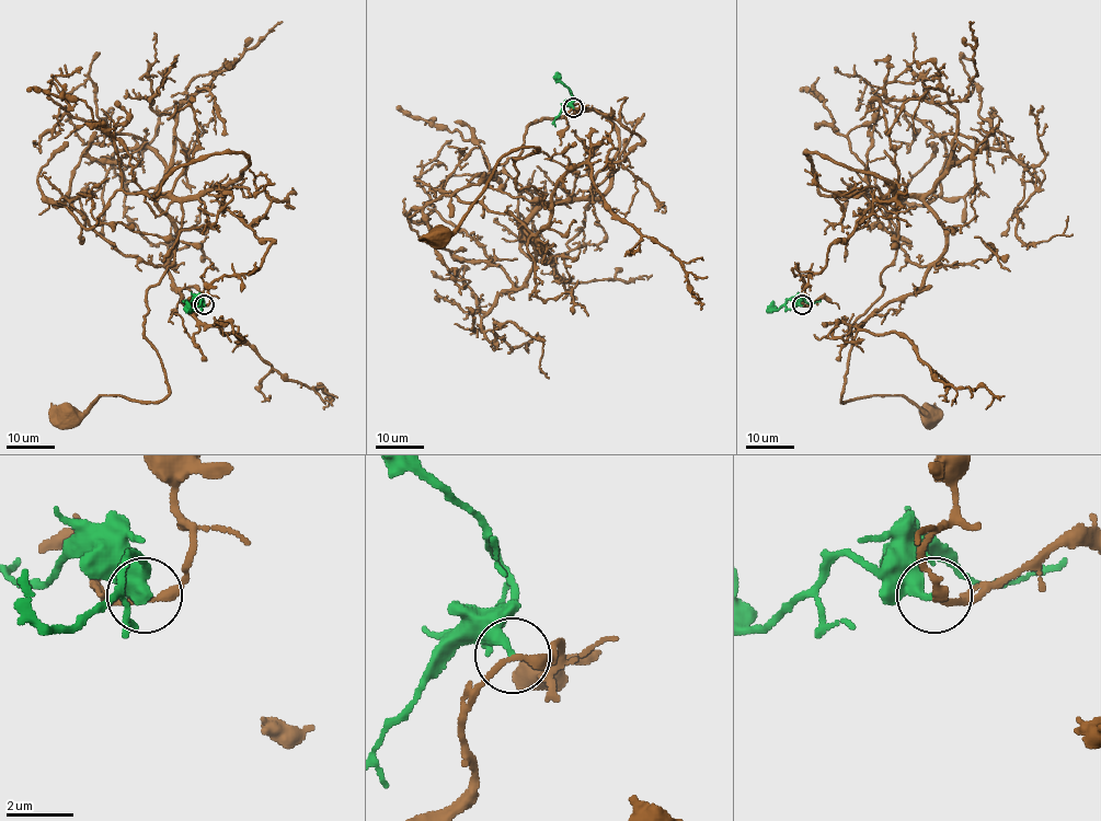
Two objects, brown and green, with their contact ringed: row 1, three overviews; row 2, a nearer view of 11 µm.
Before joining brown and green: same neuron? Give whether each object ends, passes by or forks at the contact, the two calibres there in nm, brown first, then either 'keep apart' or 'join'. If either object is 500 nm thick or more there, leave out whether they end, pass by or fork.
brown passes by | green ends | 200/320 nm | keep apart

